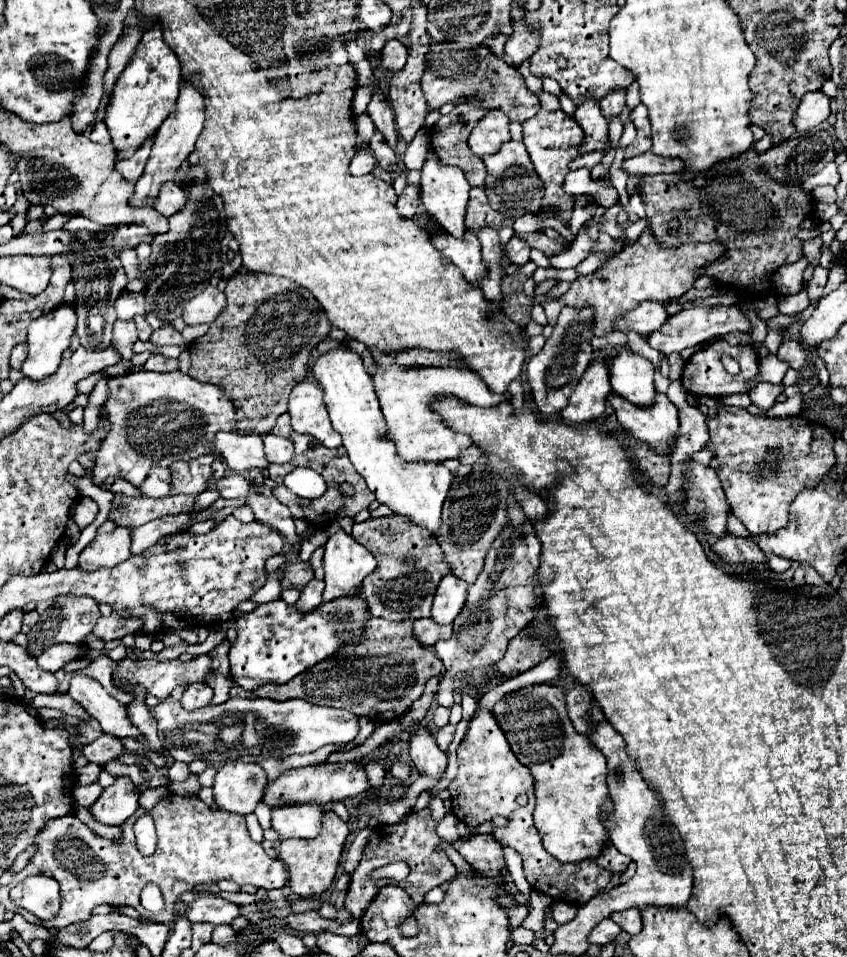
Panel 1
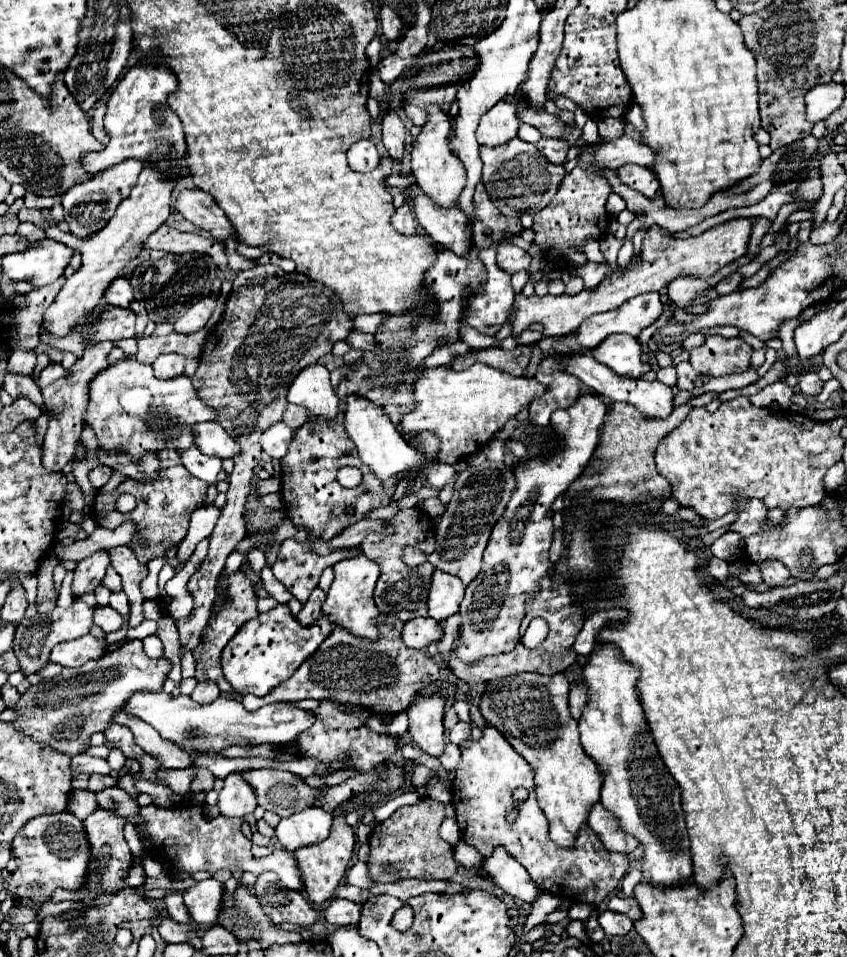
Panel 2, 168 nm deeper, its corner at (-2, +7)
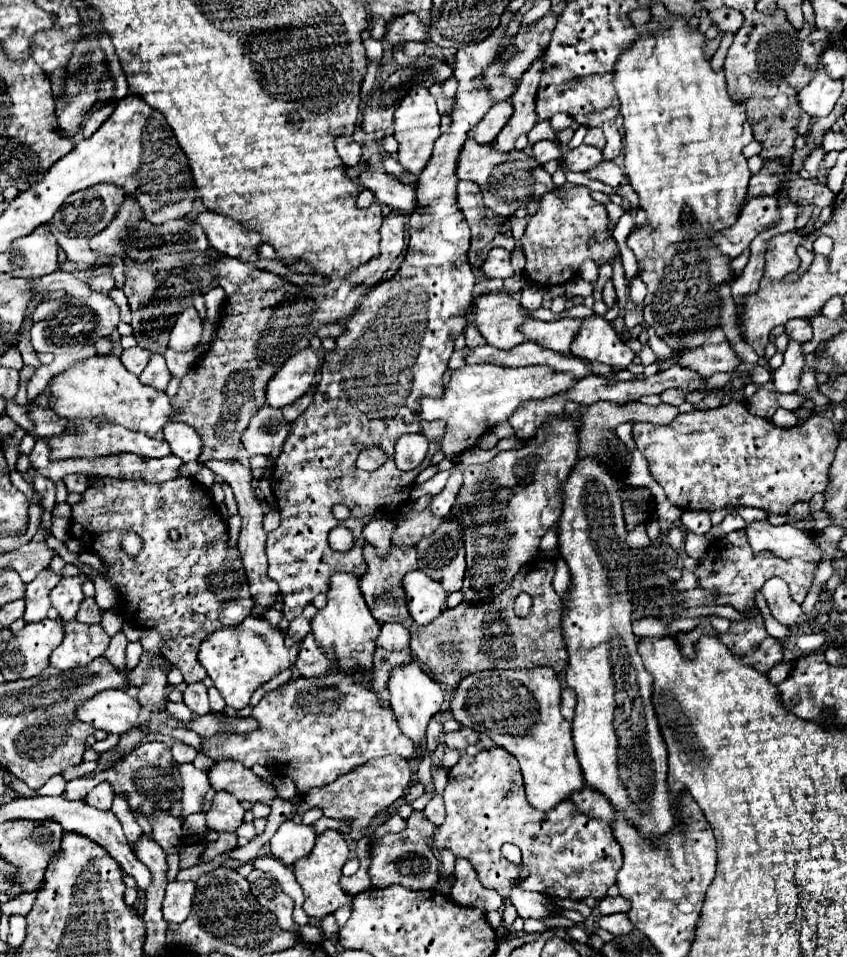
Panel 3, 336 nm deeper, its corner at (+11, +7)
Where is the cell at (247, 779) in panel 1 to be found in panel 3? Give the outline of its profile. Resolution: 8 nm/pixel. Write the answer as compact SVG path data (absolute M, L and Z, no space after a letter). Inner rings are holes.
M218 791L212 809L206 813L206 827L218 833L234 833L242 825L244 809L236 797L230 797L224 791Z

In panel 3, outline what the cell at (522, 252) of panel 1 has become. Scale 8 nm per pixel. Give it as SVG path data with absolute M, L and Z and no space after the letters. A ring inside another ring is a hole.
M492 249L480 269L488 279L506 279L514 273L510 265L510 253L506 249Z

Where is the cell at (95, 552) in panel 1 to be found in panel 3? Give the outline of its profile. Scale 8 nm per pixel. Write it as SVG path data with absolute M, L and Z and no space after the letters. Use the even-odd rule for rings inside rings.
M76 575L76 577L64 577L60 581L60 585L56 585L50 593L50 601L52 607L58 611L62 621L72 621L76 617L80 599L84 599L82 595L82 583L84 583L84 575Z

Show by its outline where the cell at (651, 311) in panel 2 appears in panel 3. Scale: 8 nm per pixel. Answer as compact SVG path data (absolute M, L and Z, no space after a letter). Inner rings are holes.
M528 319L520 325L520 333L528 339L534 341L536 345L544 349L552 349L558 353L568 353L570 351L570 341L578 333L582 319L558 319L558 321L538 321L538 319Z

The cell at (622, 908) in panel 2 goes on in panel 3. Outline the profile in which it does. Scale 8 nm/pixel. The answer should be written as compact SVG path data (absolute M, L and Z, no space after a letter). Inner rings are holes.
M604 897L598 903L598 909L602 915L612 915L612 913L628 913L630 911L630 901L626 901L624 897Z

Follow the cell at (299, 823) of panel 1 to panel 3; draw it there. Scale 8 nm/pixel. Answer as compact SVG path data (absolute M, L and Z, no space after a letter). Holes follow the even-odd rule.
M286 821L280 825L270 841L272 855L284 865L294 865L298 859L308 857L314 849L316 833L312 825L302 825L296 821Z

